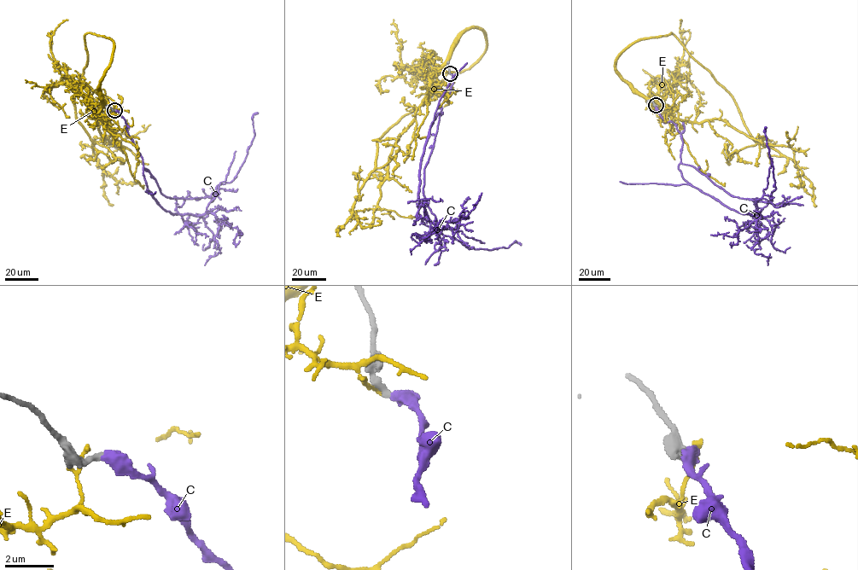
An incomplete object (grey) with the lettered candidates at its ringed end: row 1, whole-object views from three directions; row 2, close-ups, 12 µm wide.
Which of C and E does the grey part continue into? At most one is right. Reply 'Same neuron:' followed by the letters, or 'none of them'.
Same neuron: C

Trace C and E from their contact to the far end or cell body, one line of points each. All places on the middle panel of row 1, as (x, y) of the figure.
C: (450, 73), (452, 83), (423, 172), (425, 201), (437, 229), (469, 248), (521, 245)
E: (449, 73), (429, 77), (428, 93), (393, 148), (377, 206), (352, 215), (363, 227), (376, 221)

